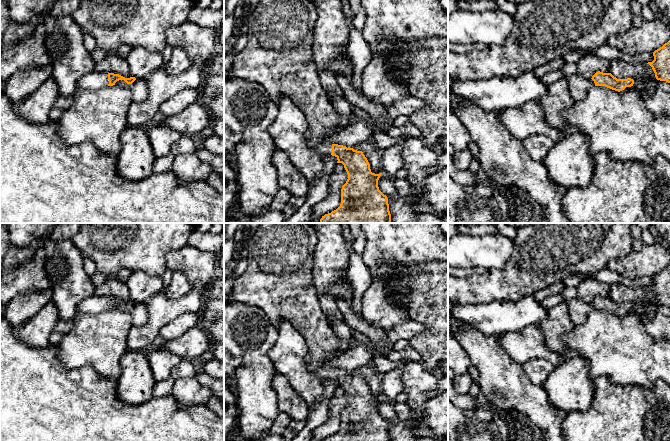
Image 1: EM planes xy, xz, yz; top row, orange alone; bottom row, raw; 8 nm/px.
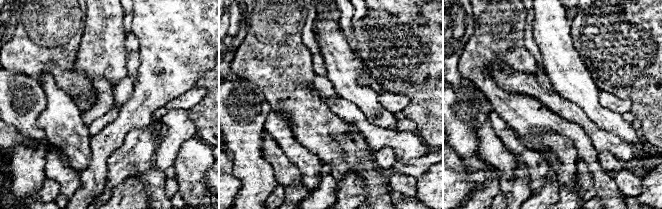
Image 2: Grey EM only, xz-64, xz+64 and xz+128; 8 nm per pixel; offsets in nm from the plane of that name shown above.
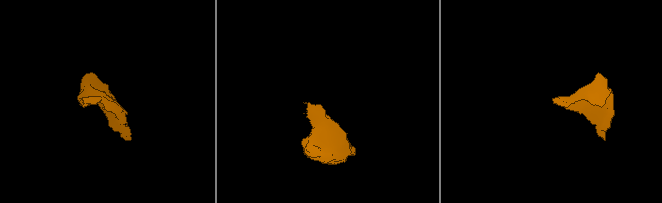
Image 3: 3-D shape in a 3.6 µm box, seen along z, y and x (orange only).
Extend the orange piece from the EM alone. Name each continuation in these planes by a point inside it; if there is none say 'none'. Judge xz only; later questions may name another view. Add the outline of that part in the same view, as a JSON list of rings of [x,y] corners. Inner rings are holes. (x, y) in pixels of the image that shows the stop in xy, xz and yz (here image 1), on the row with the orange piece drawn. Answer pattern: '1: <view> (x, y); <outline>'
1: xz (278, 55); [[[251,0],[244,20],[249,40],[246,47],[234,57],[233,76],[260,84],[277,105],[283,95],[288,96],[306,118],[306,137],[310,147],[321,157],[330,156],[332,144],[327,143],[326,138],[341,131],[342,127],[338,125],[339,116],[327,98],[326,91],[320,83],[319,74],[312,62],[313,30],[317,20],[314,4],[309,0]]]

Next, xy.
1: xy (138, 89); [[[136,79],[132,84],[127,84],[124,80],[119,80],[115,85],[129,89],[132,94],[132,102],[143,102],[148,96],[146,79]]]

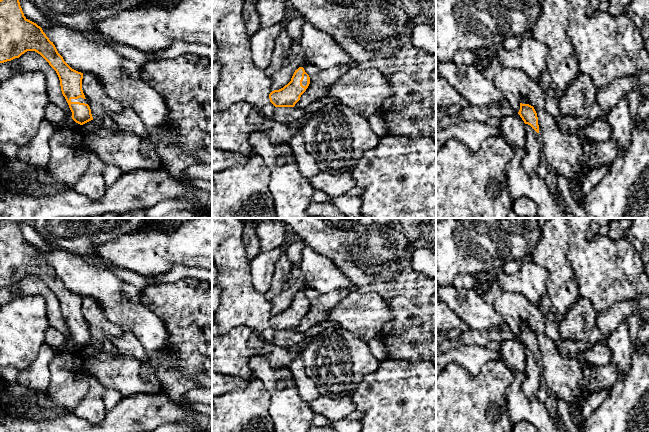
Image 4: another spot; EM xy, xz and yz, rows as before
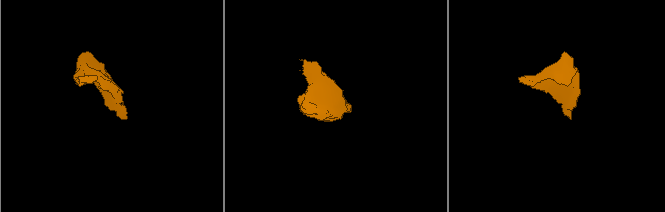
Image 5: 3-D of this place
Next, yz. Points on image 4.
1: yz (533, 148); [[[525,124],[525,151],[526,155],[522,161],[523,168],[530,174],[537,174],[537,167],[542,160],[542,147],[538,133],[528,124]]]

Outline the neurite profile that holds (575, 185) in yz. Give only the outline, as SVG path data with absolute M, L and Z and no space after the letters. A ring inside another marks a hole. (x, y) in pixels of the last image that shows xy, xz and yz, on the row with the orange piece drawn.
M577 177L576 179L574 179L570 182L571 194L574 198L574 200L581 206L583 205L583 202L581 202L579 199L579 192L580 192L580 188L581 188L583 182L585 181L585 179L586 179L586 177Z

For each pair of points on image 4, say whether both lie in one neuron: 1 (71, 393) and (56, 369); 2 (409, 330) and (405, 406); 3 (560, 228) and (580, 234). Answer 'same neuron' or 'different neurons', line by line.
1: same neuron
2: different neurons
3: different neurons

